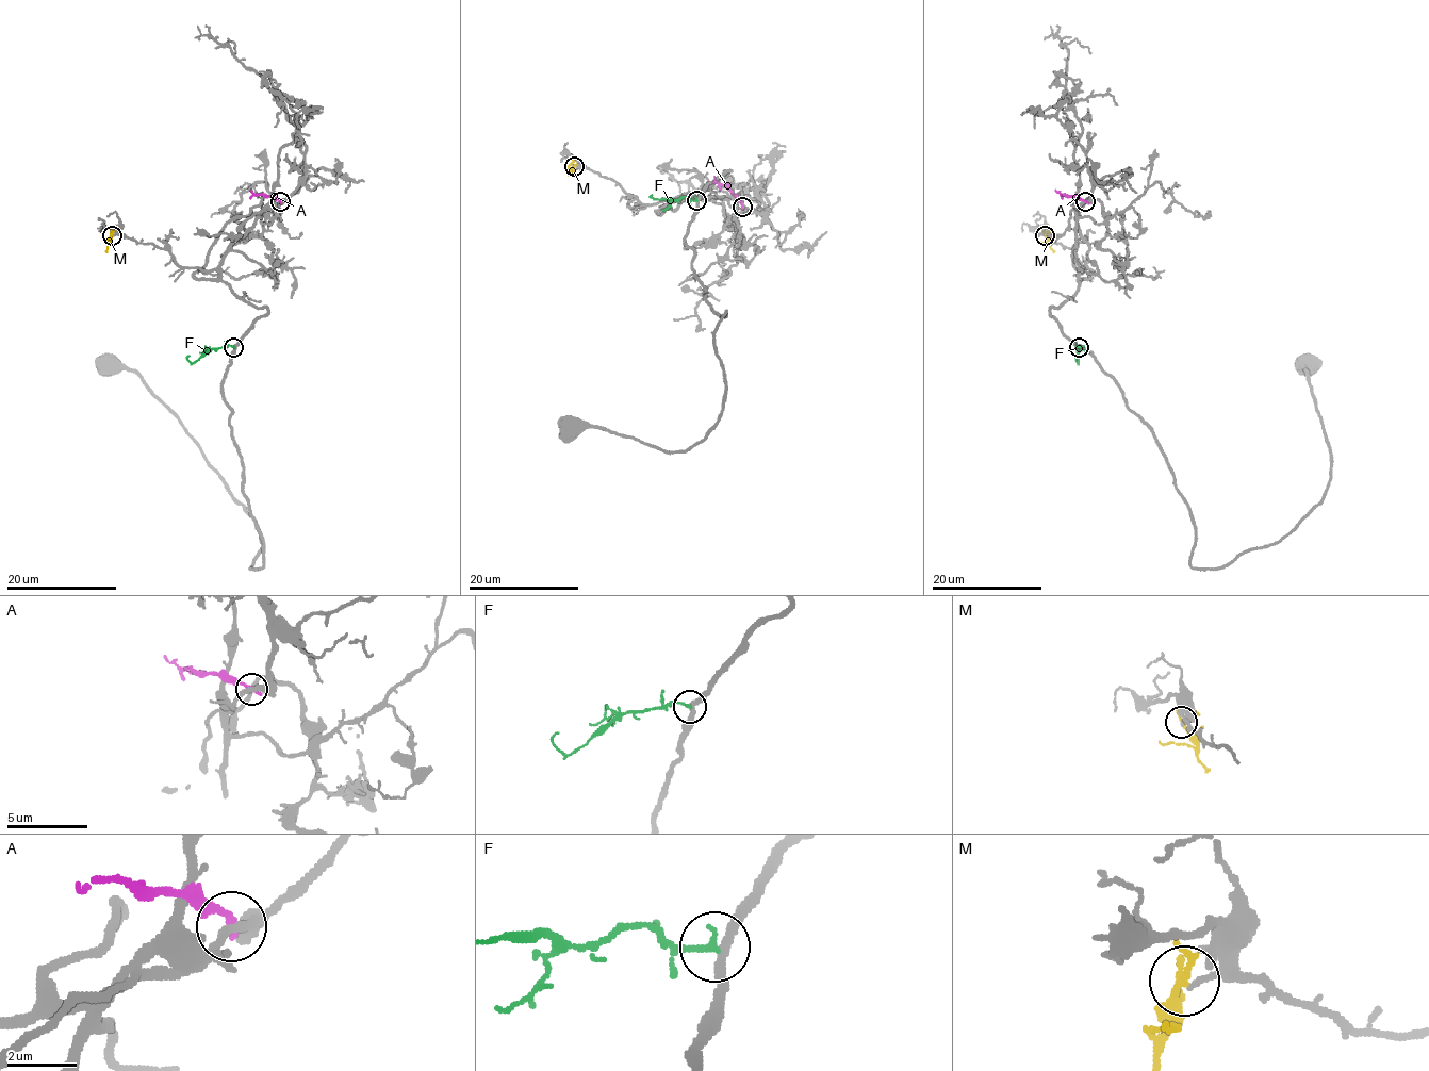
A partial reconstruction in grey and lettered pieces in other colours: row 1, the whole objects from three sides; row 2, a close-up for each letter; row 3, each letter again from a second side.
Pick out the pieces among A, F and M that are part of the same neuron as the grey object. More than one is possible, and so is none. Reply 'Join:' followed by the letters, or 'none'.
Join: none

